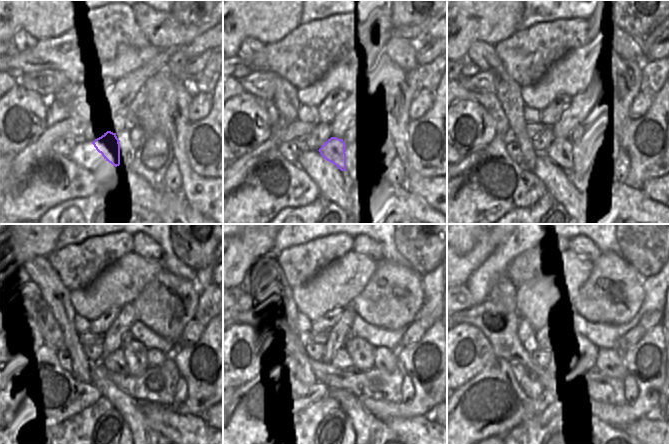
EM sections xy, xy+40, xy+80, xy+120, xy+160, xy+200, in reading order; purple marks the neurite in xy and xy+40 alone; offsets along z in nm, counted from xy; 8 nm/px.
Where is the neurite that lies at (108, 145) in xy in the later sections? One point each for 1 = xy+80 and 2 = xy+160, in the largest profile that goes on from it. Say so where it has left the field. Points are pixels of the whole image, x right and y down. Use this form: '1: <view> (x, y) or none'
1: xy+80 (561, 151)
2: xy+160 (341, 360)

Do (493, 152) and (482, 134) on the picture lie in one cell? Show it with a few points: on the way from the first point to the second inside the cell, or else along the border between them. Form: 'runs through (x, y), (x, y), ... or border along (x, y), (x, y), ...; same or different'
border along (496, 135), (479, 150); different

